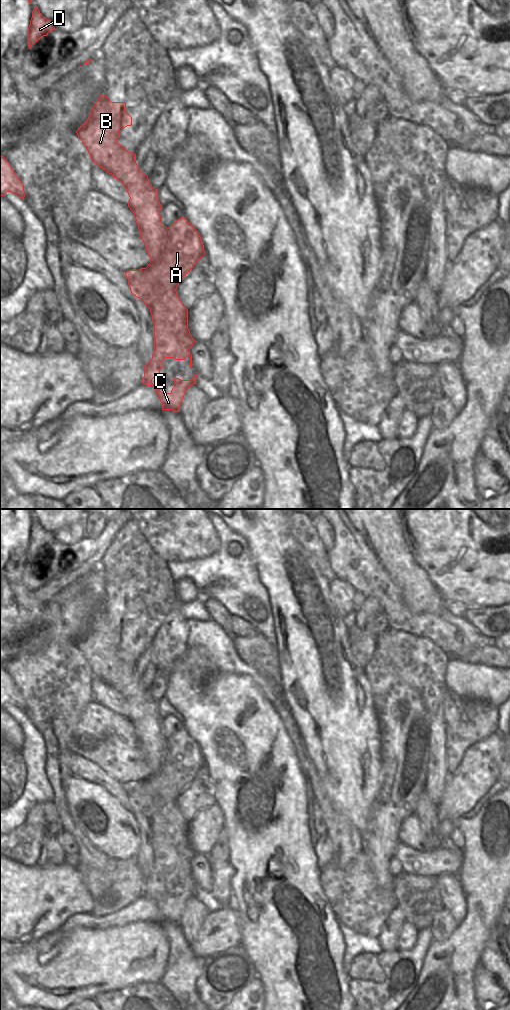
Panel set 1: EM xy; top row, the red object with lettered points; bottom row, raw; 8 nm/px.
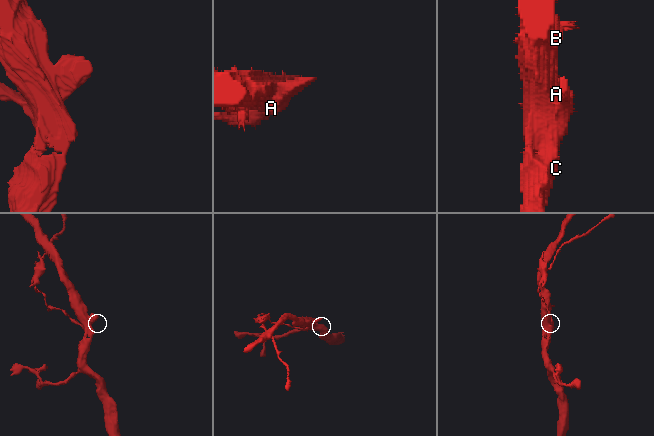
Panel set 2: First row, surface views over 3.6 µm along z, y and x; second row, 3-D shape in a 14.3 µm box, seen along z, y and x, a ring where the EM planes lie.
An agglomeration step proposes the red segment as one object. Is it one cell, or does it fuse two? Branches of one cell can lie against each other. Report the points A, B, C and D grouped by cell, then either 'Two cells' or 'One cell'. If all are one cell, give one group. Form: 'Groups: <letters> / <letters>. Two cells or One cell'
Groups: A / B C D. Two cells

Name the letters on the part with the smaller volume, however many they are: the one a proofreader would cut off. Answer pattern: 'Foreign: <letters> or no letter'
Foreign: A

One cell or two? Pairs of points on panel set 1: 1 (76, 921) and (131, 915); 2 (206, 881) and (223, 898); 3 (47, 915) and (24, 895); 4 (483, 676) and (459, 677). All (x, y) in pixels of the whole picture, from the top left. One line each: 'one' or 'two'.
1: one
2: two
3: one
4: one

